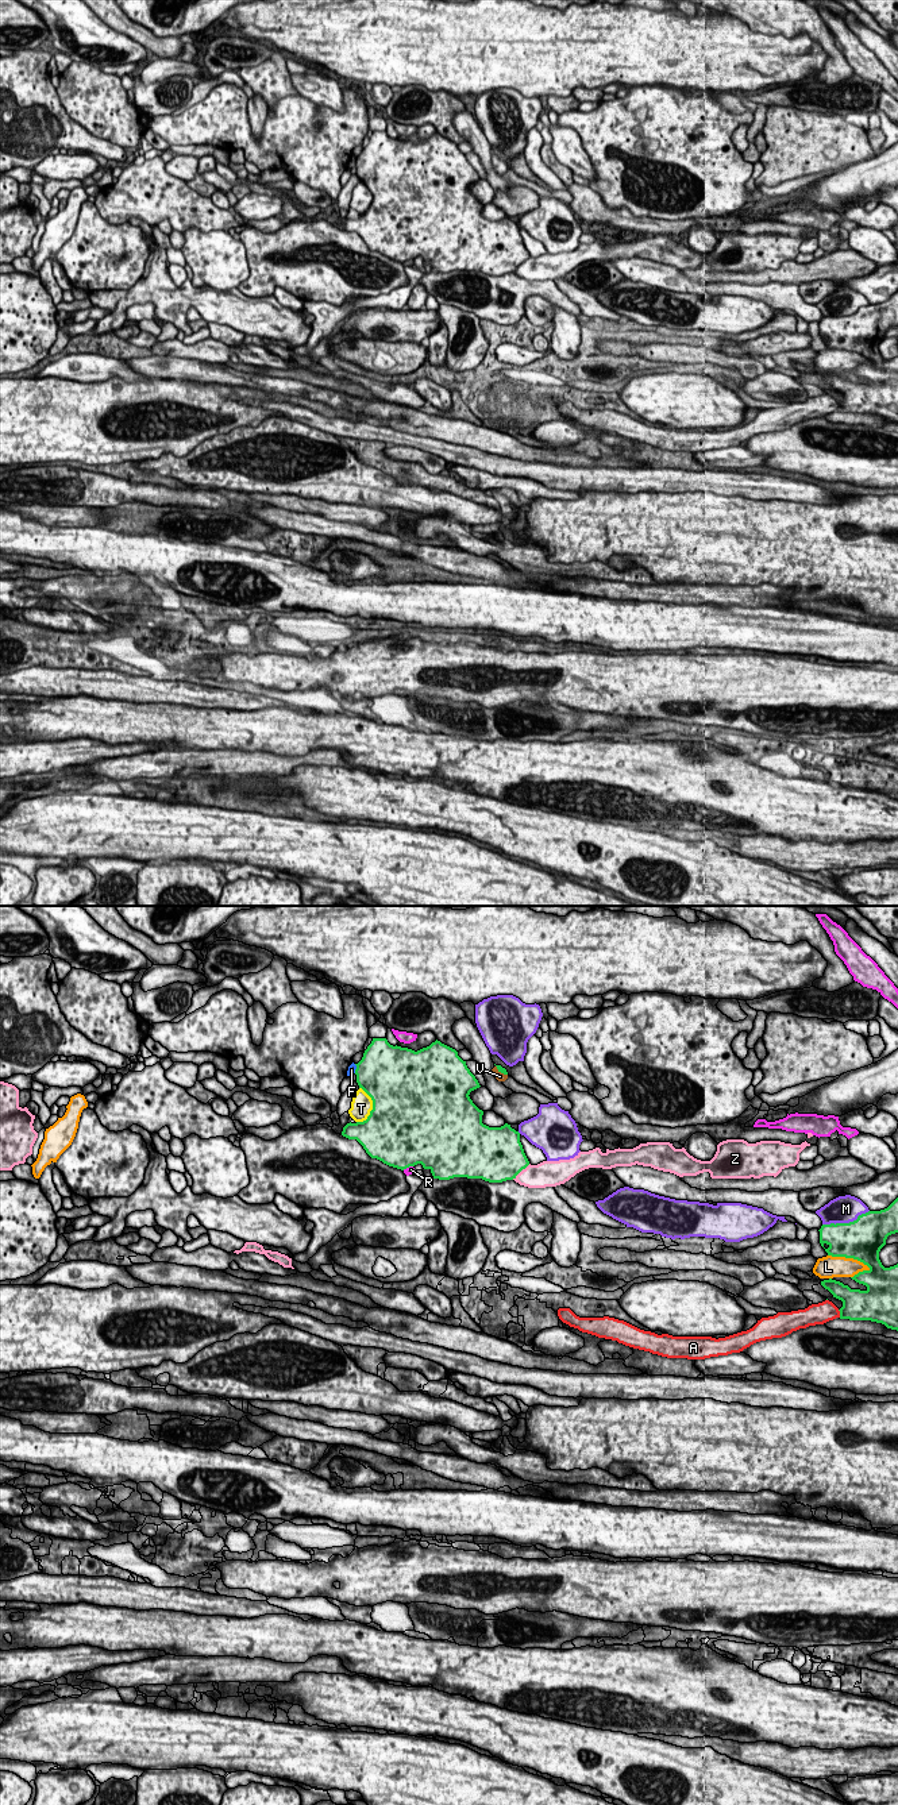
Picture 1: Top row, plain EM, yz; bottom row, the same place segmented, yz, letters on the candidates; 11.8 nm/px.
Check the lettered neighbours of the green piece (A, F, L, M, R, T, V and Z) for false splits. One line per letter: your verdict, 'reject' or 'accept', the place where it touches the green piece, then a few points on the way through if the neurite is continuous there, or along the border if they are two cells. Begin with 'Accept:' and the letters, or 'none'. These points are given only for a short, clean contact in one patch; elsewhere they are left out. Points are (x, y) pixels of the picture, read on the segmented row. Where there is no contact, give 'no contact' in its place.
Accept: V
A: reject | yz (840, 1314)
F: reject | yz (357, 1068)
L: reject | yz (850, 1257)
M: reject | yz (846, 1223)
R: reject | yz (407, 1167)
T: reject | yz (373, 1107)
V: accept | yz (501, 1072) | across yz (500, 1068), (501, 1072), (500, 1076)
Z: reject | yz (520, 1171)

